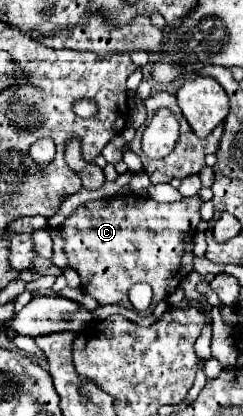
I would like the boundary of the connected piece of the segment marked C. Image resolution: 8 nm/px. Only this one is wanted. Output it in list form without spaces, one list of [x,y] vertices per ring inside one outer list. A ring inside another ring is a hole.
[[[133,196],[123,198],[105,198],[81,204],[63,224],[61,224],[61,236],[65,240],[63,252],[69,258],[69,264],[73,270],[77,270],[83,288],[99,298],[127,298],[129,288],[135,282],[147,282],[153,288],[153,300],[163,300],[171,292],[179,288],[183,278],[193,270],[193,238],[199,230],[201,222],[201,208],[203,200],[199,196],[183,198],[181,202],[171,204],[159,204],[151,198],[141,198],[139,204]]]

